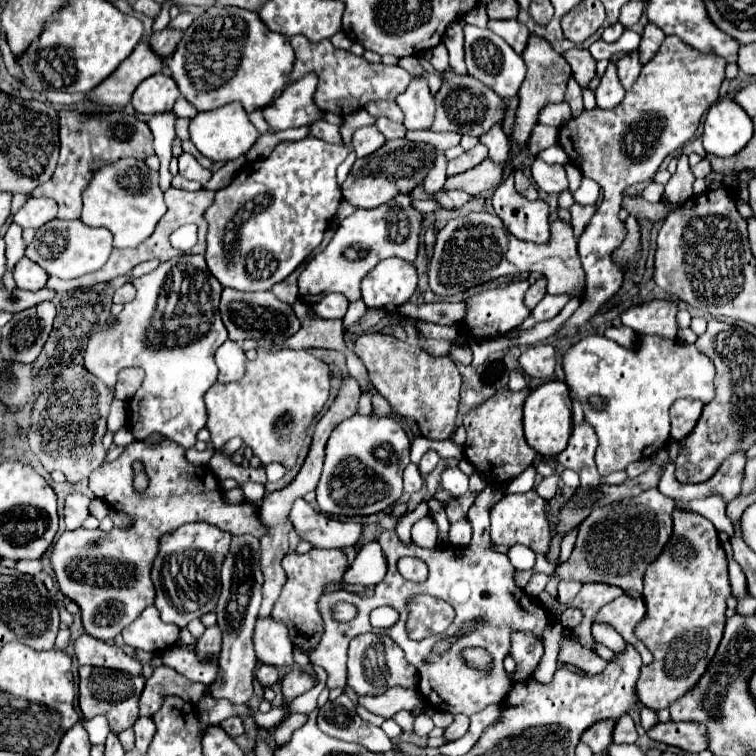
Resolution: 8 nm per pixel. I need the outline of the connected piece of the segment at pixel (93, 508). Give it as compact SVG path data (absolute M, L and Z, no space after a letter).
M93 498L89 504L89 512L97 519L103 519L108 513L108 505L99 498Z

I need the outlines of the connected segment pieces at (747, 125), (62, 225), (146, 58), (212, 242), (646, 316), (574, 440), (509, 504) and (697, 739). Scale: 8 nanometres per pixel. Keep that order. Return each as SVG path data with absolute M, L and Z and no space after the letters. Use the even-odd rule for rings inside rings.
M719 99L705 115L703 147L707 153L731 157L749 143L751 135L751 117L733 99Z
M51 219L47 225L43 225L35 231L35 239L25 249L25 257L35 261L37 265L41 265L49 275L55 275L59 279L75 279L75 277L93 273L107 263L107 259L113 251L111 241L113 241L113 237L107 229L89 227L79 219L75 219L75 221Z
M143 39L131 53L131 57L127 57L127 61L123 61L123 65L119 65L119 69L111 73L107 81L103 81L103 85L95 87L89 99L99 105L125 107L127 103L131 103L131 95L137 89L137 85L143 79L163 71L163 67L165 59L151 49L147 39Z
M309 135L301 141L283 141L269 157L247 163L225 189L217 191L213 205L203 215L209 225L205 261L211 275L223 287L237 291L267 291L291 275L321 243L323 231L341 203L335 171L351 151L351 147L331 145ZM227 233L233 233L233 243L227 243Z
M651 301L629 307L625 313L621 313L621 321L639 335L659 335L663 339L675 339L675 313L675 301Z
M583 423L577 425L571 433L569 445L555 455L555 461L567 469L573 469L581 477L581 485L595 487L601 481L601 475L595 465L595 449L597 449L597 437L591 425Z
M533 489L527 493L519 493L519 495L503 495L503 499L491 509L491 541L495 545L521 543L533 549L535 553L545 553L551 541L549 521L545 517L545 499L539 497ZM523 511L533 511L533 515L523 515Z
M667 721L667 723L657 723L647 731L647 735L653 741L661 741L673 747L679 747L689 753L699 753L707 749L709 739L707 739L707 729L701 723L695 721Z

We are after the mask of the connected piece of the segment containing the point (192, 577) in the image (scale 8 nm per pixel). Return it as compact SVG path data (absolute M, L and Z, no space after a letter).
M187 523L173 533L163 535L159 557L153 563L151 579L155 585L155 607L165 623L175 623L177 627L187 627L191 619L203 617L215 611L221 593L219 573L223 561L229 553L229 543L233 535L211 525L211 523Z

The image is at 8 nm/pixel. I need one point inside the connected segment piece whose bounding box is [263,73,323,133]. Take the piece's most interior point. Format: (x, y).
(294, 108)

